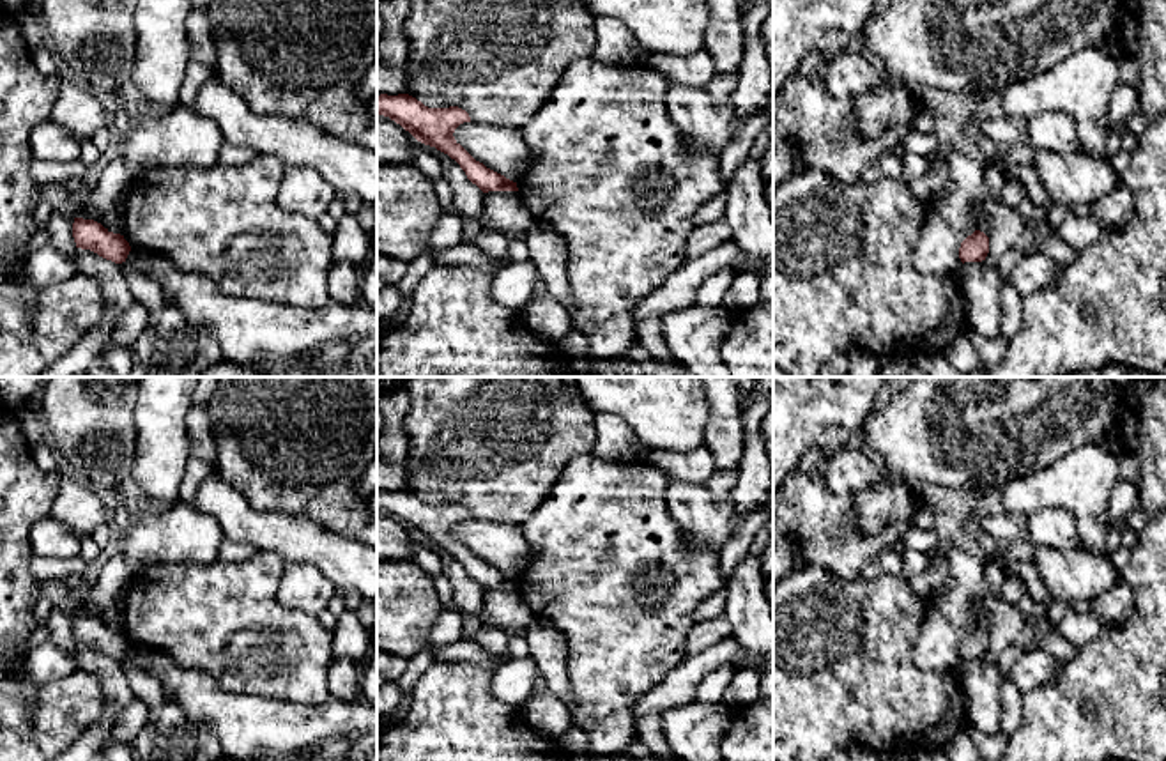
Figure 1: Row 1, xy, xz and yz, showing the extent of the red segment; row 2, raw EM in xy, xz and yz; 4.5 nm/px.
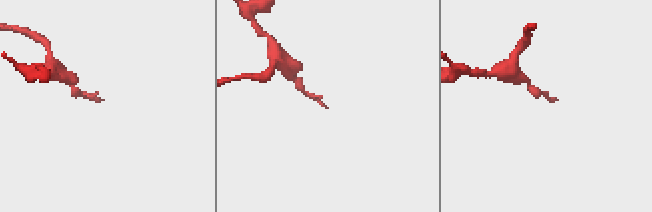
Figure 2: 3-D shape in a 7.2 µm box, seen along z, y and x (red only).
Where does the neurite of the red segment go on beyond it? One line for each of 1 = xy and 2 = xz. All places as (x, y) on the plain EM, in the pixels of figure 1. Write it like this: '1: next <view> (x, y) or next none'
1: next none
2: next none

